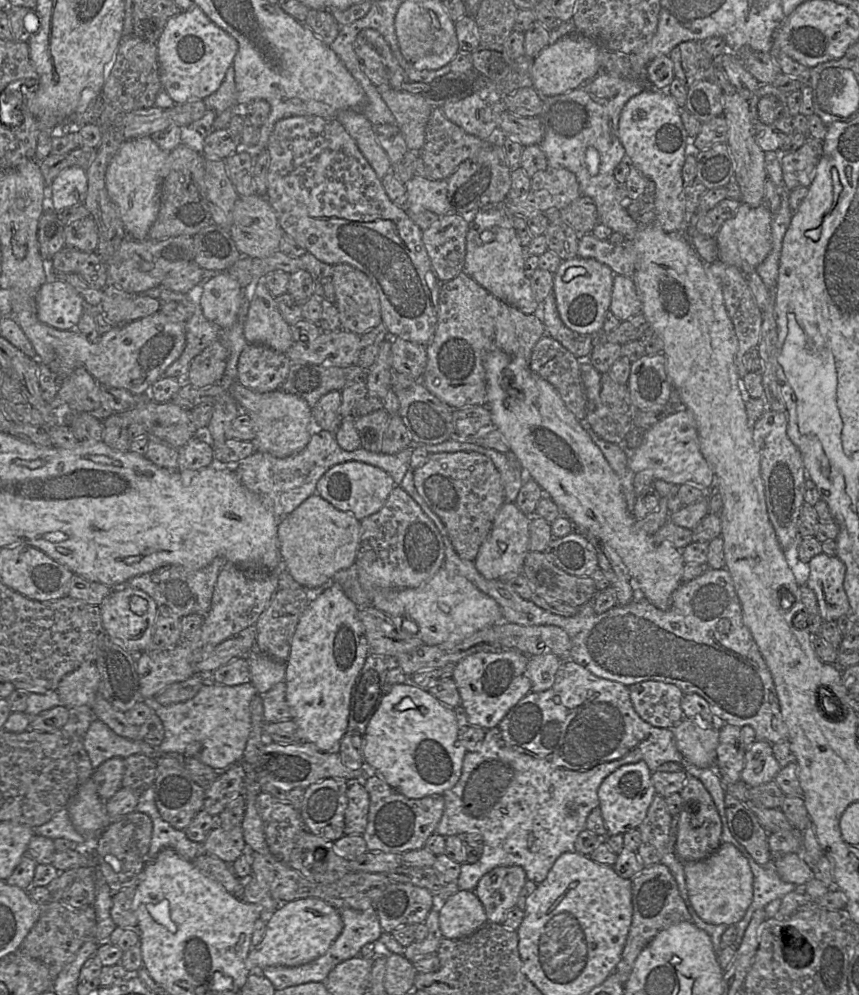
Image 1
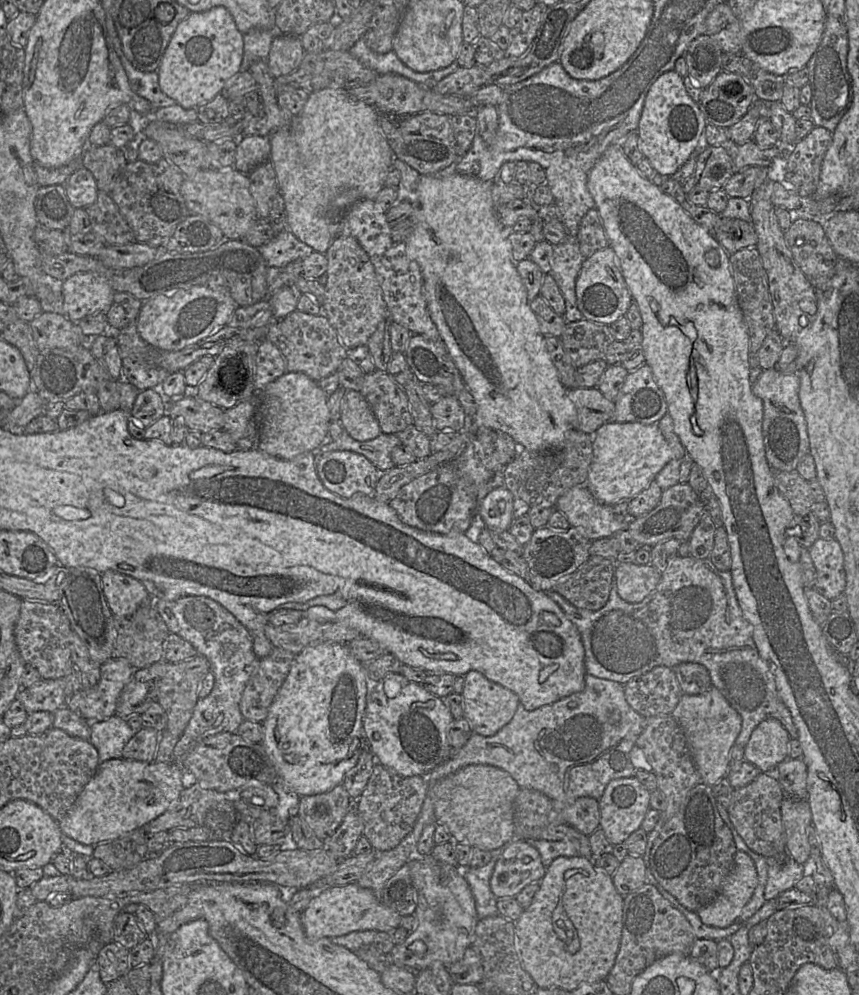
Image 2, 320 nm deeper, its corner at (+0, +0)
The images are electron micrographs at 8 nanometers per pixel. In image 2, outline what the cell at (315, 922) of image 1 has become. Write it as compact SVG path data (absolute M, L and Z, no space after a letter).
M349 883L344 886L330 886L320 889L315 893L307 908L301 912L301 924L305 936L312 941L322 937L332 938L342 936L354 931L374 930L392 933L399 927L401 918L402 916L400 914L379 901L372 890L362 888L358 883Z

